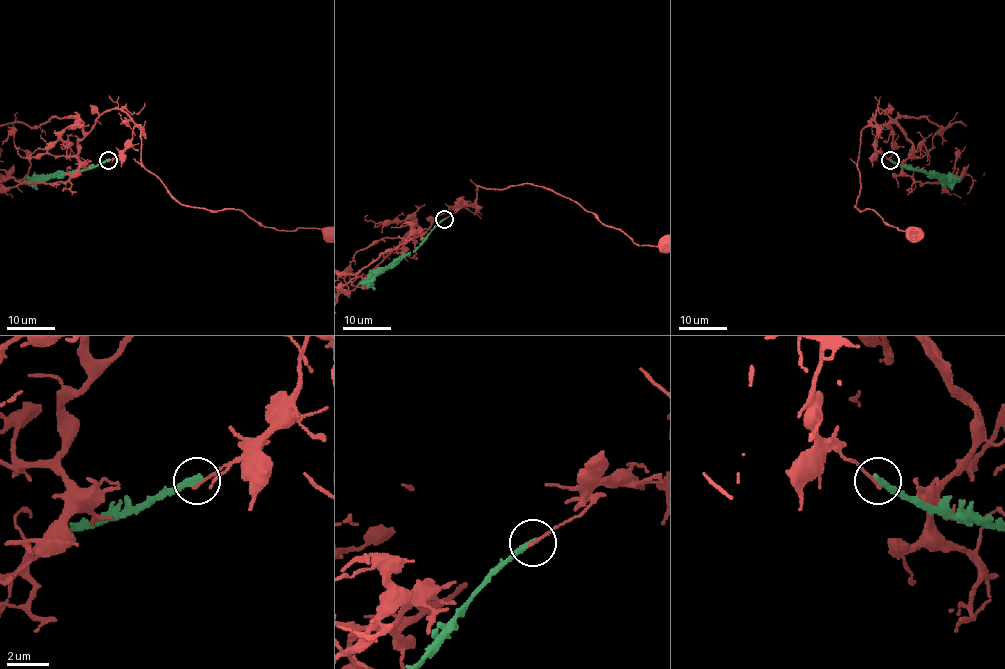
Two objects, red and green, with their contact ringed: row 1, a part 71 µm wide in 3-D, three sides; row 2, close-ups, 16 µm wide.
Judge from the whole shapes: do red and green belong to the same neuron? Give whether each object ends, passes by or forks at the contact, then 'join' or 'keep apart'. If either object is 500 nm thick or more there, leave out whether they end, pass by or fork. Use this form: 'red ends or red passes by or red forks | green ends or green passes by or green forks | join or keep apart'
red ends | green ends | keep apart

